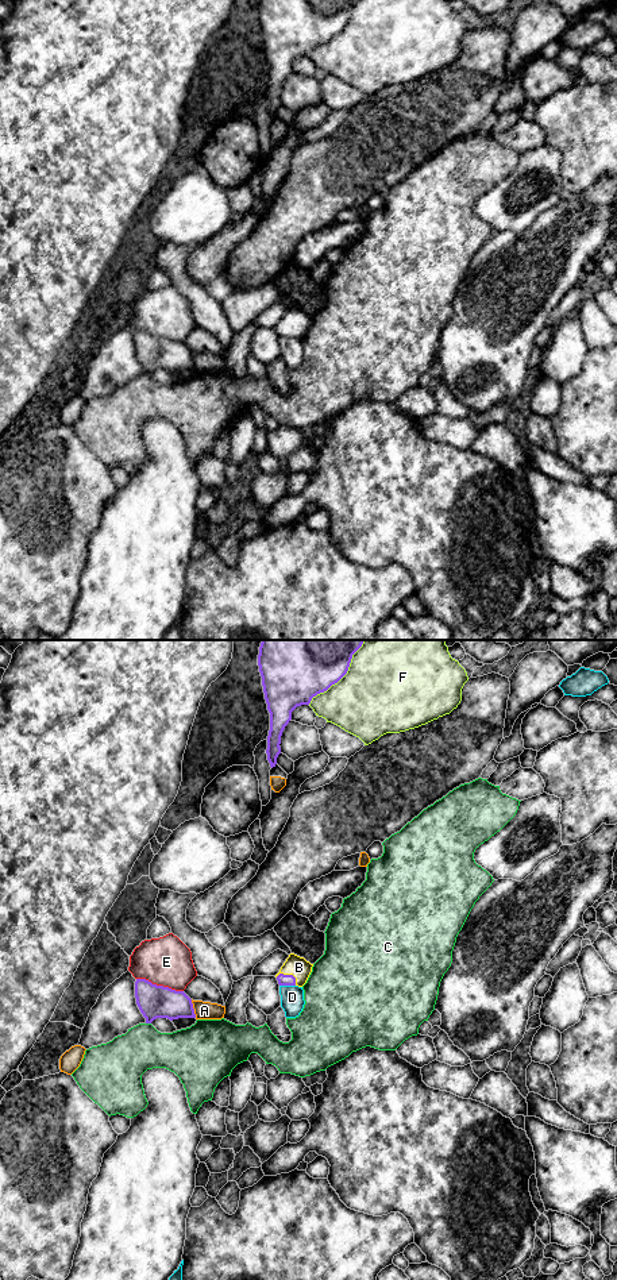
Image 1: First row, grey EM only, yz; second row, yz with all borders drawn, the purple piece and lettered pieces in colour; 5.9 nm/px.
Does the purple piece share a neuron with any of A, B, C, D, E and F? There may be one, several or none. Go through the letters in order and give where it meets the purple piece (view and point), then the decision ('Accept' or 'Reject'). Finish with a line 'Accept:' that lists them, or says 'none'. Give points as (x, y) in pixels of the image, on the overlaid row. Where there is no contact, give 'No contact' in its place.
A: Touches purple at yz (193, 1009). Reject
B: Touches purple at yz (289, 975). Accept
C: Touches purple at yz (149, 1022). Reject
D: Touches purple at yz (288, 984). Reject
E: Touches purple at yz (159, 986). Reject
F: Touches purple at yz (342, 677). Reject
Accept: B

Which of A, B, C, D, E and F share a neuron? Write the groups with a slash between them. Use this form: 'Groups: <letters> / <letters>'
Groups: A / B / C / D / E / F

